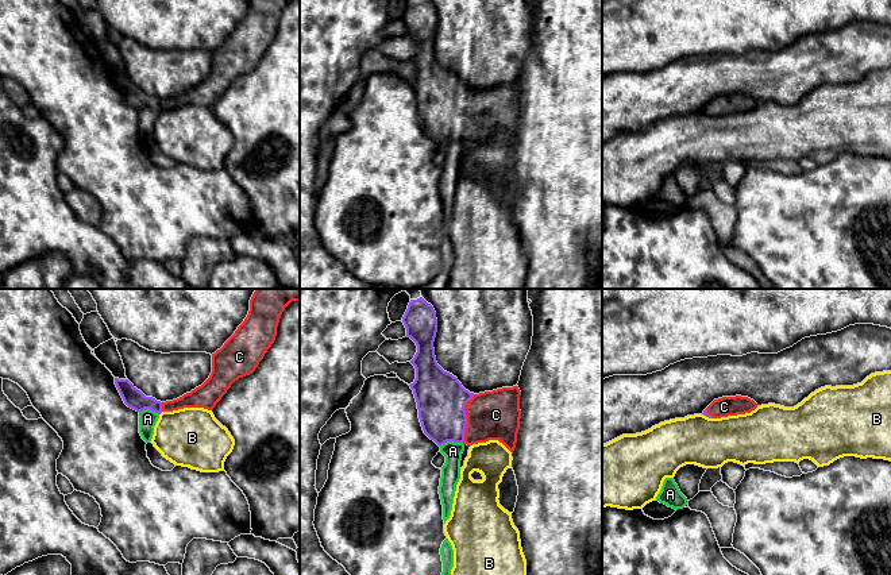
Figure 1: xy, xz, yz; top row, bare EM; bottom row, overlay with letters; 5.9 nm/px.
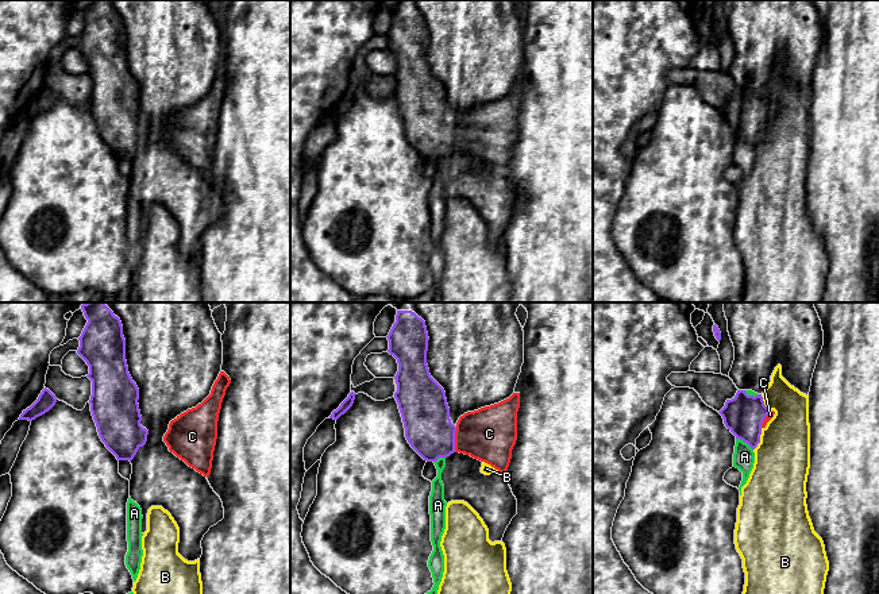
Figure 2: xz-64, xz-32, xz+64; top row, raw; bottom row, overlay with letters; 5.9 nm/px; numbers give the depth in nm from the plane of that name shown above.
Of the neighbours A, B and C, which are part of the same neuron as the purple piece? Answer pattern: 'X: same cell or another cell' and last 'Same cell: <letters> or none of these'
A: another cell
B: another cell
C: same cell
Same cell: C

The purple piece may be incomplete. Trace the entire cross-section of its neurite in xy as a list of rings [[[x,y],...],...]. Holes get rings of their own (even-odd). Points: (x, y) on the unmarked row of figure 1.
[[[250,0],[244,19],[224,43],[212,51],[212,70],[198,85],[182,94],[161,100],[146,94],[128,77],[115,76],[115,82],[124,101],[142,109],[173,109],[184,105],[212,108],[231,82],[255,69],[275,38],[279,15],[290,0]]]

